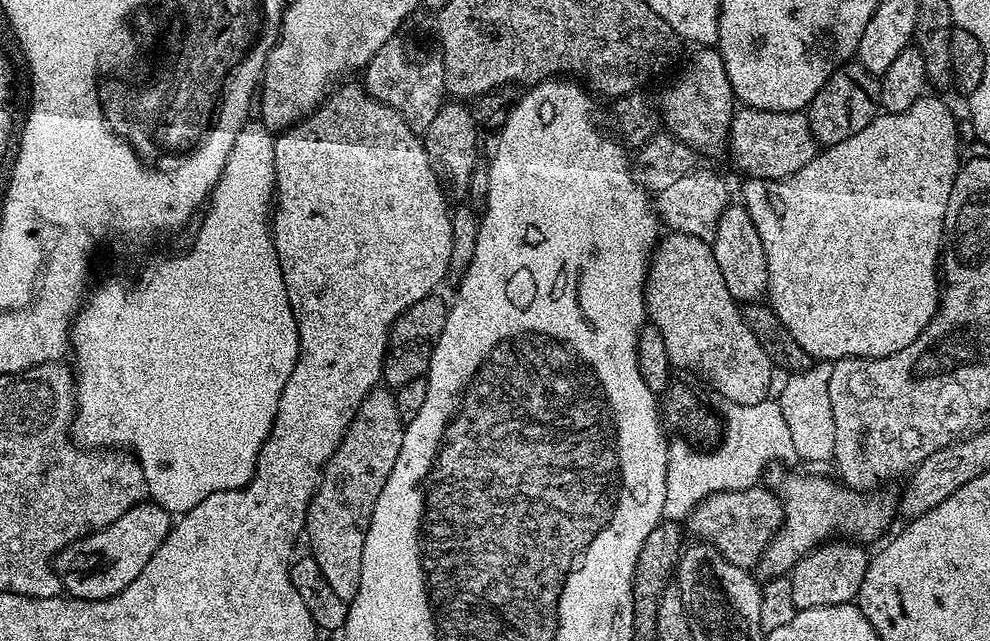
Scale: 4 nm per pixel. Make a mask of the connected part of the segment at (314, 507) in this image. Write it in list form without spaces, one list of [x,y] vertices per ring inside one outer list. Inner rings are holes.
[[[377,386],[358,406],[354,418],[348,423],[340,444],[332,451],[332,456],[324,463],[320,474],[320,483],[308,504],[308,513],[304,519],[306,536],[312,559],[318,562],[318,570],[330,582],[330,587],[338,598],[352,601],[358,594],[358,586],[362,578],[362,550],[366,546],[366,534],[370,530],[368,512],[374,514],[374,502],[378,502],[378,494],[382,494],[382,486],[386,486],[386,478],[390,478],[390,470],[394,470],[394,462],[398,462],[398,454],[402,450],[402,438],[406,422],[398,418],[398,406],[393,402],[394,396],[387,387]]]

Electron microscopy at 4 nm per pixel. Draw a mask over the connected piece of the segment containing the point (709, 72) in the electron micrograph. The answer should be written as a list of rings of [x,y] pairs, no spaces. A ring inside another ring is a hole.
[[[704,46],[692,56],[692,61],[669,82],[660,96],[660,112],[658,108],[658,120],[665,124],[667,131],[676,136],[682,142],[686,142],[694,150],[700,148],[716,148],[728,139],[728,125],[732,122],[734,115],[734,97],[730,78],[726,74],[726,66],[722,62],[722,54],[712,46]]]

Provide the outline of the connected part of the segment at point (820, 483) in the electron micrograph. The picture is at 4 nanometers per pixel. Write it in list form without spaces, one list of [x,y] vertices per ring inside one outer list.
[[[772,466],[767,469],[766,480],[780,497],[780,503],[784,505],[784,520],[780,523],[780,528],[772,536],[772,540],[764,548],[764,553],[760,556],[758,572],[761,577],[771,578],[773,576],[788,576],[792,567],[796,565],[808,552],[829,540],[843,534],[856,542],[872,540],[875,536],[880,536],[888,528],[888,523],[898,512],[898,500],[895,495],[891,496],[884,490],[864,490],[856,491],[848,487],[839,479],[831,480],[828,476],[807,476],[804,472],[783,472],[779,466]]]

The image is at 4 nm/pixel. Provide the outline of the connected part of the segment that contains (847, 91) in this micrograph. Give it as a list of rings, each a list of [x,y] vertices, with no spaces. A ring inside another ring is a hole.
[[[849,62],[836,67],[806,109],[808,125],[820,146],[854,138],[858,130],[866,130],[866,126],[870,126],[870,122],[881,115],[881,112],[879,79],[867,72],[859,62]]]

